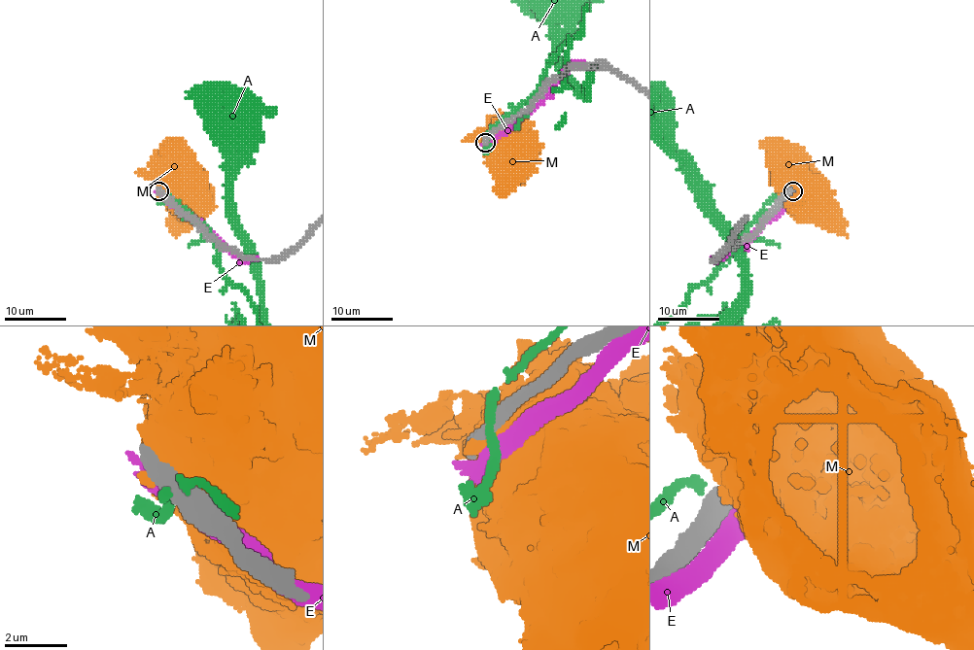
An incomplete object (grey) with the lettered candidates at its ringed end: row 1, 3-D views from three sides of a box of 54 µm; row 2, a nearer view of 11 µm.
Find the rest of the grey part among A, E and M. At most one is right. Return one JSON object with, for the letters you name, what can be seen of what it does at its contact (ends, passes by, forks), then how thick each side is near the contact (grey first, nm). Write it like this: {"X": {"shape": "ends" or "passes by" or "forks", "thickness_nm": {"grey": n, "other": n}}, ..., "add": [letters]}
{"add": []}

